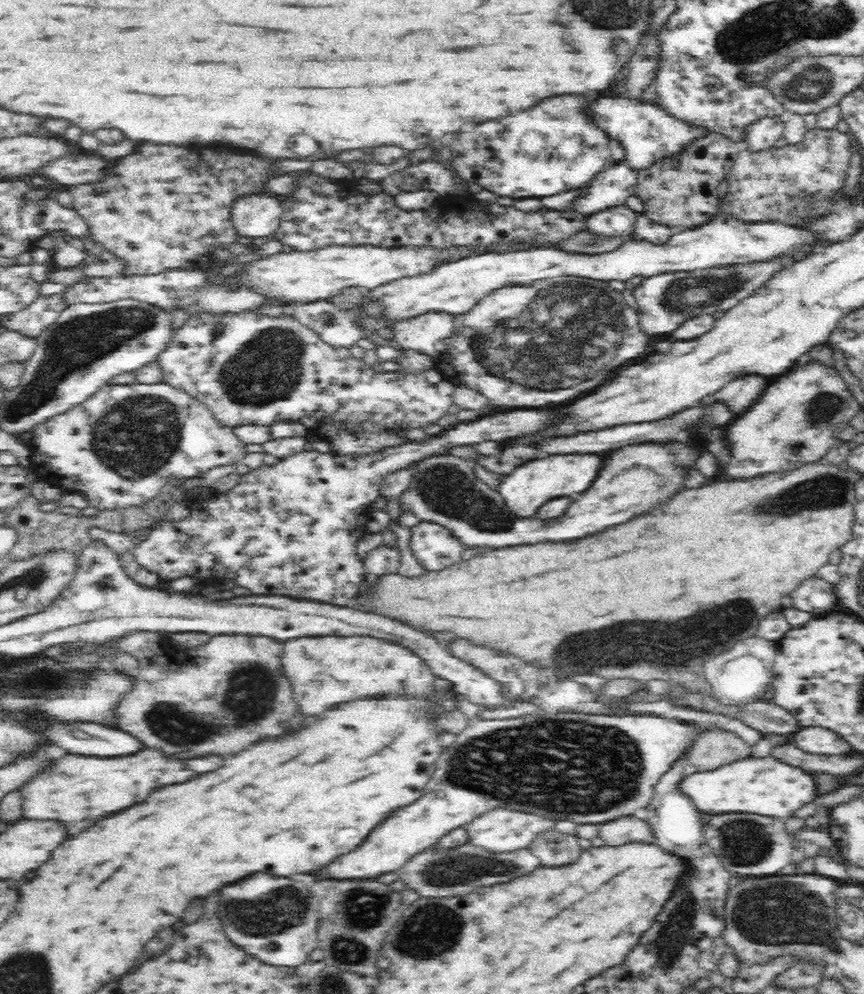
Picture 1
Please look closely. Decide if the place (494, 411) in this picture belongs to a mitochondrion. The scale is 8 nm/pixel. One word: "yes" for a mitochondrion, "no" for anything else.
no

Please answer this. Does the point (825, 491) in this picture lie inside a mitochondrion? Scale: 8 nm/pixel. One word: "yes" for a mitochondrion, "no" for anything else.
yes

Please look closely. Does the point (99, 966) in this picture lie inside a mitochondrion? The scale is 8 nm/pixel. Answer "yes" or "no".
no

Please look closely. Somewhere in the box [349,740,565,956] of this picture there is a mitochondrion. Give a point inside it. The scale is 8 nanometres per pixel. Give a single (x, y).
(443, 873)

